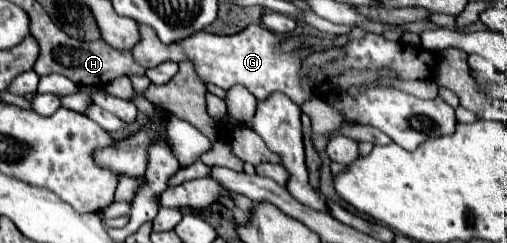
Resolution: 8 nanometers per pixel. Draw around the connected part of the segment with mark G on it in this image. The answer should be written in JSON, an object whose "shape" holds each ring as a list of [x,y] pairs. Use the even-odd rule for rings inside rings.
{"shape":[[[140,25],[140,41],[132,49],[132,57],[144,67],[156,67],[164,61],[192,61],[200,79],[210,81],[222,89],[230,89],[232,85],[240,83],[250,89],[258,99],[266,99],[270,93],[280,91],[286,93],[294,103],[302,105],[306,101],[306,91],[300,87],[300,67],[302,59],[296,51],[292,53],[276,53],[274,47],[280,43],[282,37],[274,35],[272,31],[260,25],[248,25],[236,35],[214,35],[208,31],[198,31],[184,41],[164,45],[156,31]]]}

